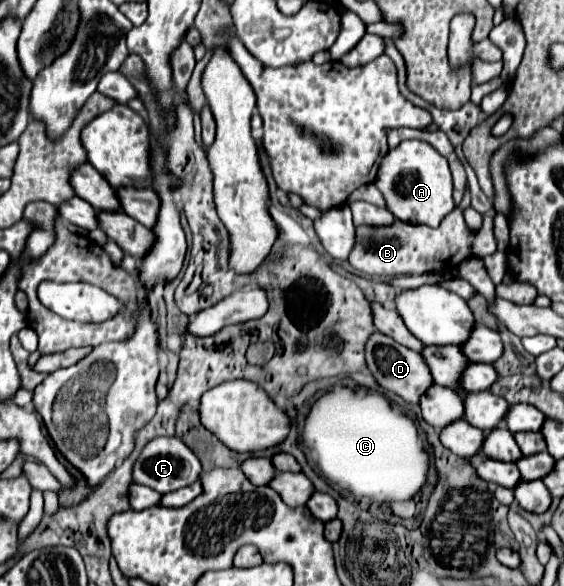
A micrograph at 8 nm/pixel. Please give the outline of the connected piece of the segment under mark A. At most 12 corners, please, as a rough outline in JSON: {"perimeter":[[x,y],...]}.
{"perimeter":[[402,141],[374,183],[404,223],[438,227],[456,207],[448,161]]}

